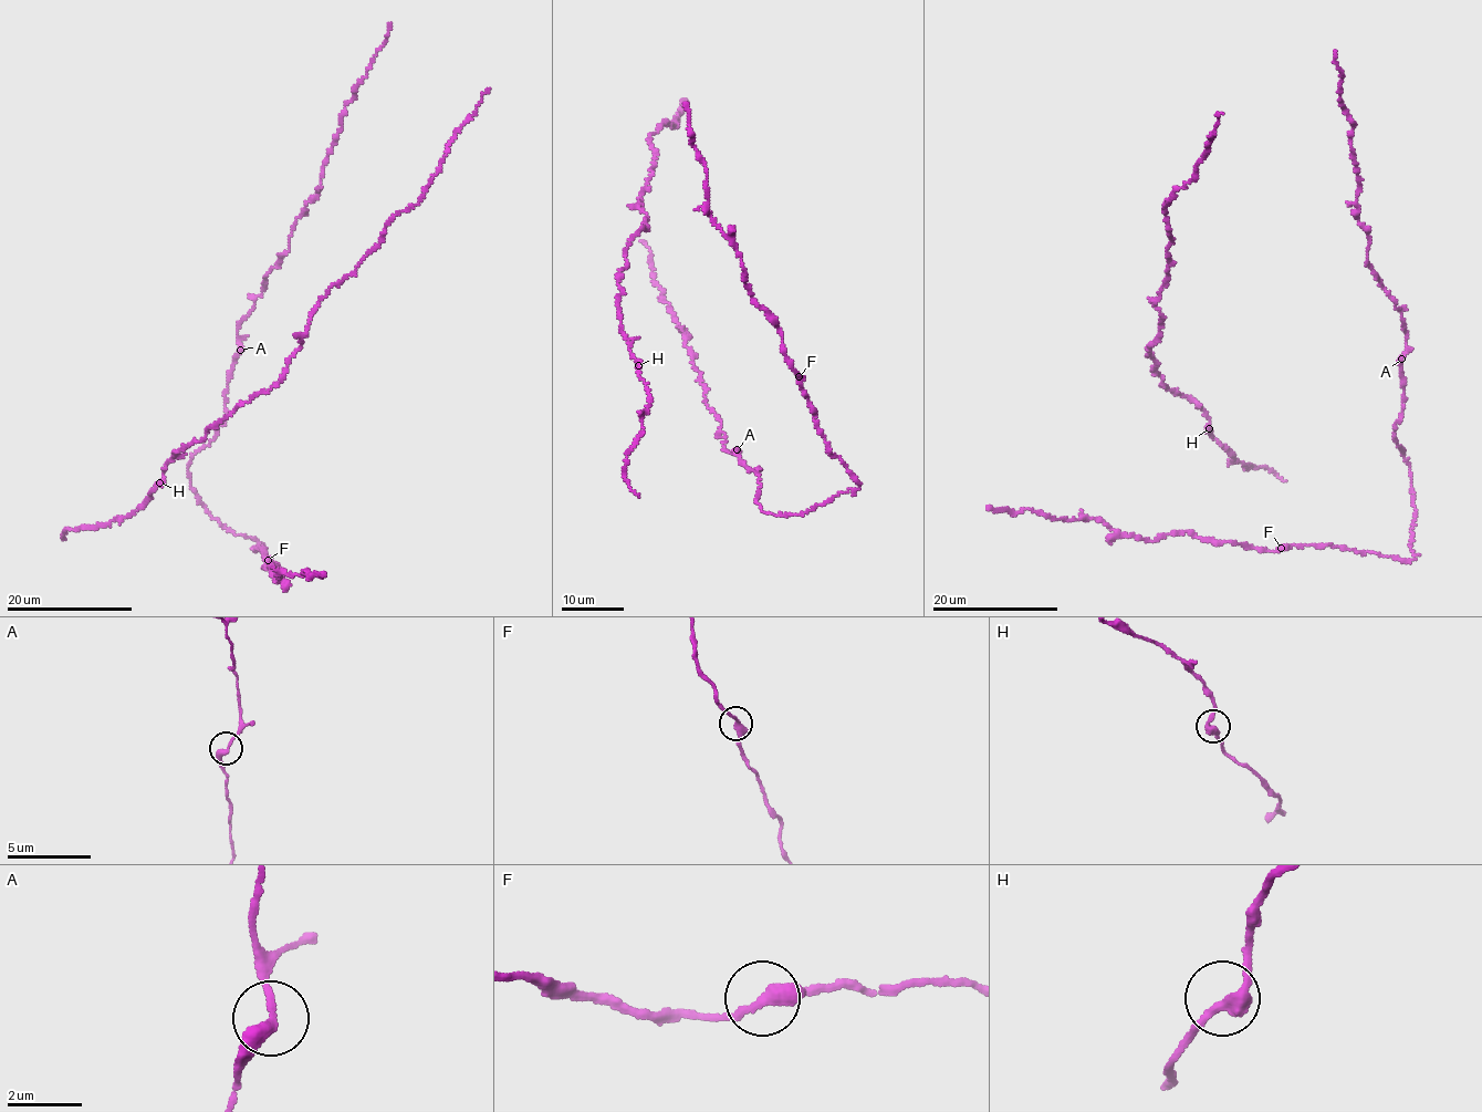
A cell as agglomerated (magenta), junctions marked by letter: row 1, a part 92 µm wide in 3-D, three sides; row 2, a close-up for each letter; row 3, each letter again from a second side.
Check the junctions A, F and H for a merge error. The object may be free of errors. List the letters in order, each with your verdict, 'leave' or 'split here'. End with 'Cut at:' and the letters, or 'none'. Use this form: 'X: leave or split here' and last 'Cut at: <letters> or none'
A: leave
F: leave
H: leave
Cut at: none

